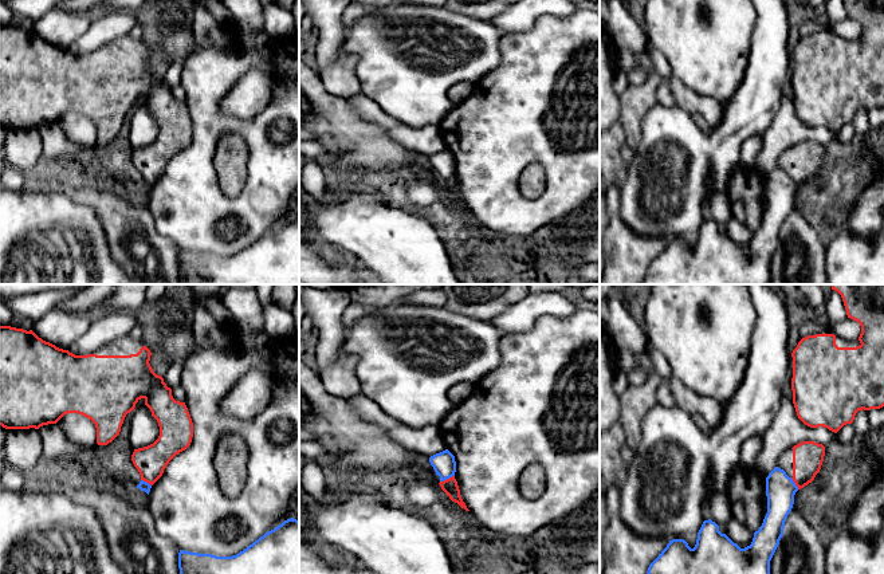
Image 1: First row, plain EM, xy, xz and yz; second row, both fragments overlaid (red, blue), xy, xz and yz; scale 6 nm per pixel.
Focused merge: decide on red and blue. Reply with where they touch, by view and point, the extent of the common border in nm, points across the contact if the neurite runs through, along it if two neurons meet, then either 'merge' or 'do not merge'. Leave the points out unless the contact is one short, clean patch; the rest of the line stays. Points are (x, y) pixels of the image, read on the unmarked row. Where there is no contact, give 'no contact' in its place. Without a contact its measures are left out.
contact xz (447, 179); length 100 nm; do not merge

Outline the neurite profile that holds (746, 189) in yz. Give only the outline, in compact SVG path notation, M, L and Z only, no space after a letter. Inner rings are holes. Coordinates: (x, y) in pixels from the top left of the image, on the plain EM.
M740 165L730 176L726 193L732 217L750 231L758 231L767 213L766 178L754 168Z

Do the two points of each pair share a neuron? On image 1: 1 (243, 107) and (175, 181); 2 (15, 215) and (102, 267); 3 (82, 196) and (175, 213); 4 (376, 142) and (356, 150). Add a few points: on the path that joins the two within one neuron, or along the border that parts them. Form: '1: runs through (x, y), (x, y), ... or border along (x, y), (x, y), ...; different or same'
1: border along (220, 101), (240, 118), (264, 106); different
2: runs through (43, 215), (74, 215), (95, 239); same
3: border along (146, 207), (154, 227), (164, 236); different
4: runs through (370, 146), (361, 146); same

